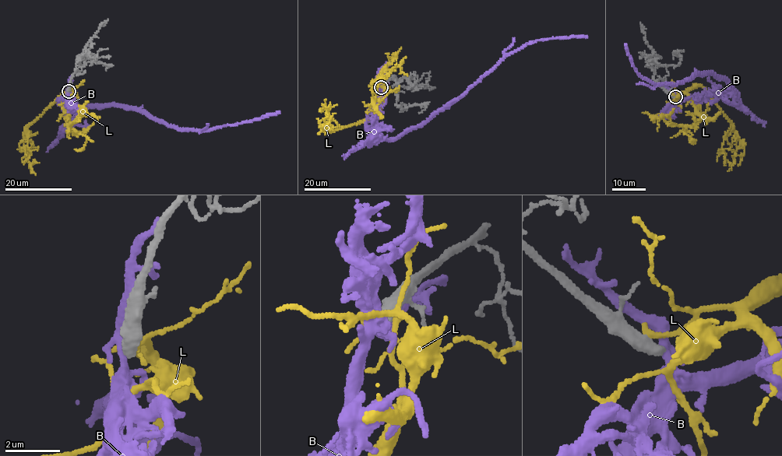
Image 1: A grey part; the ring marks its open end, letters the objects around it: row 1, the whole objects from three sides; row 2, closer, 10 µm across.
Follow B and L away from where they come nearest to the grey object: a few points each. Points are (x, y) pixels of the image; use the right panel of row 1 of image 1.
B: (675, 96), (723, 91), (726, 79), (696, 71), (673, 83), (655, 84), (638, 73), (625, 44)
L: (673, 95), (701, 86), (731, 124), (741, 143), (743, 153), (734, 156), (731, 168), (727, 171)

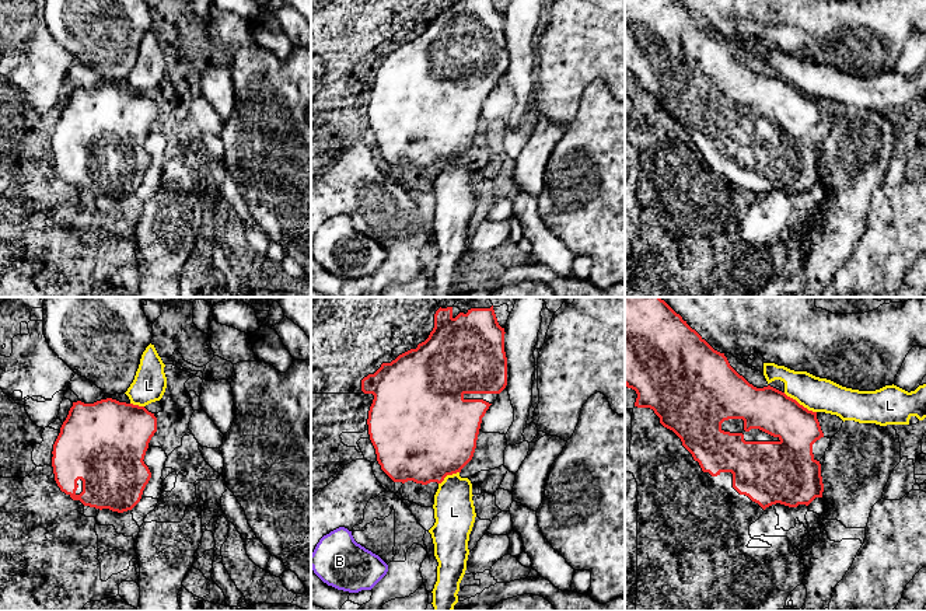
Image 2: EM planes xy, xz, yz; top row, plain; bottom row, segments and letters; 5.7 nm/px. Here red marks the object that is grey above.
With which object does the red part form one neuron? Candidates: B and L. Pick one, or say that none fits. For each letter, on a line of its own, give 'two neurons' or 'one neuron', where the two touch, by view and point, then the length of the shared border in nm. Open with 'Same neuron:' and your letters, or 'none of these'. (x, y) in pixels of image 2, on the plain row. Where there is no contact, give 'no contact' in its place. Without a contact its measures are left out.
Same neuron: none of these
B: two neurons; no contact
L: two neurons; contact yz (799, 90); length 220 nm

